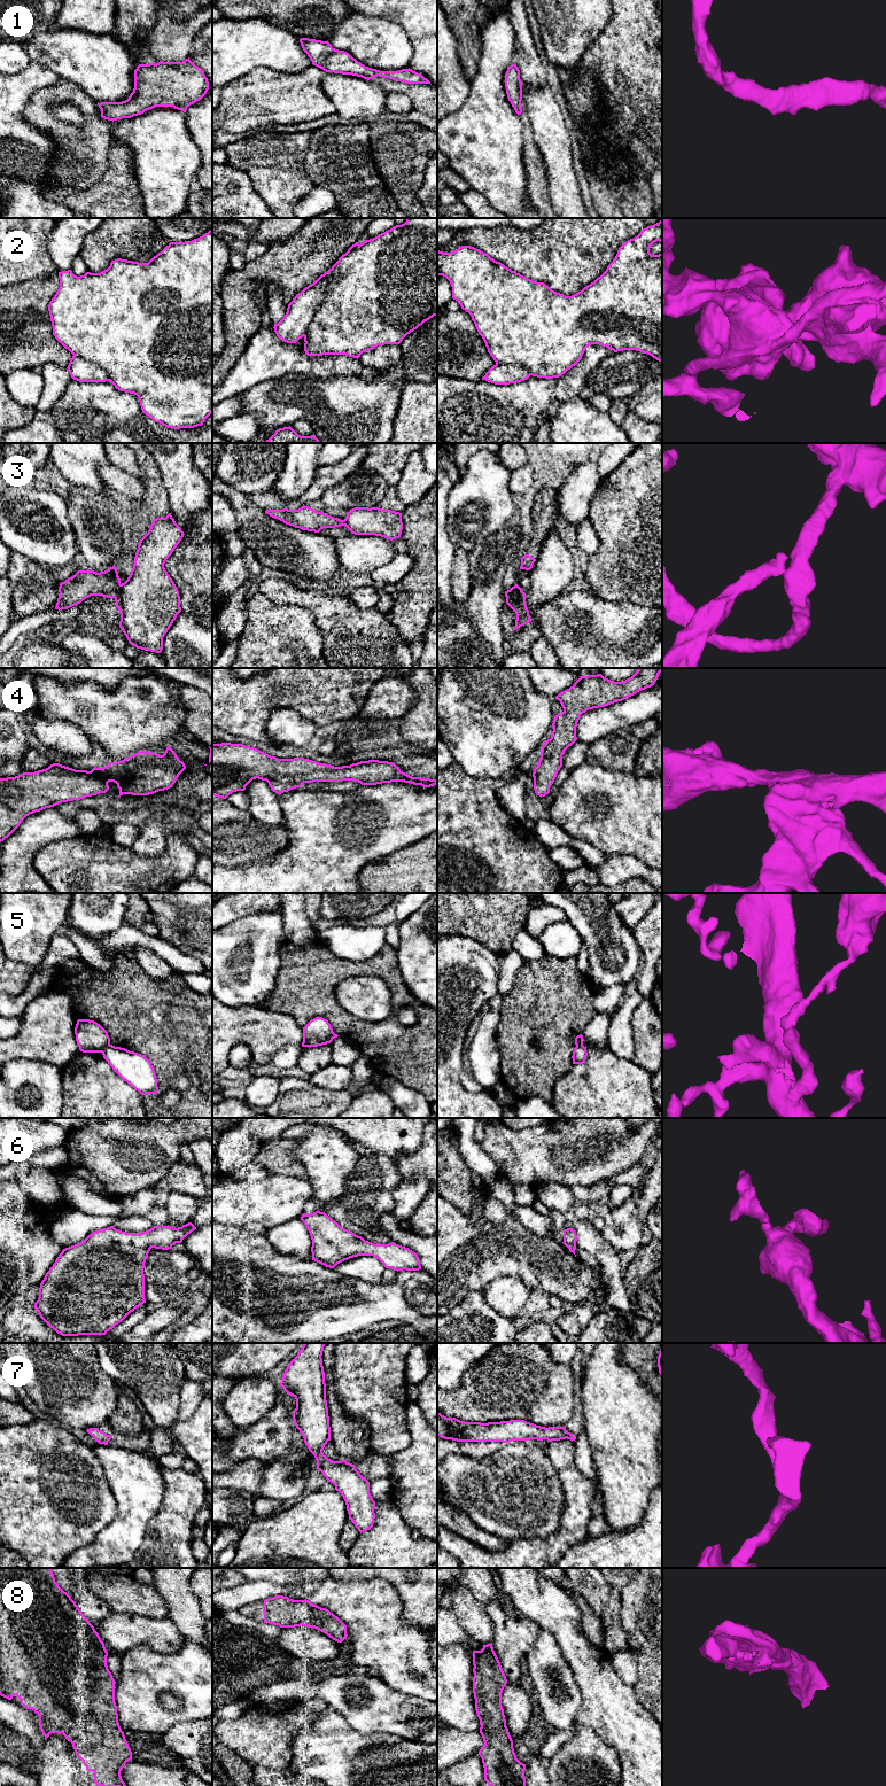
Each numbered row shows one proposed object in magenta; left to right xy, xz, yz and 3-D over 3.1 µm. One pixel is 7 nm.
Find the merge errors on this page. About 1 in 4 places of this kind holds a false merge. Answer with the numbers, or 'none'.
3, 5

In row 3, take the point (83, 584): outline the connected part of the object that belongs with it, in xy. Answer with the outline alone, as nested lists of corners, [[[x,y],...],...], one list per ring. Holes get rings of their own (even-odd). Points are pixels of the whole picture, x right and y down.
[[[115,566],[104,572],[78,570],[59,587],[55,609],[68,609],[91,596],[115,598],[121,587],[121,578]]]

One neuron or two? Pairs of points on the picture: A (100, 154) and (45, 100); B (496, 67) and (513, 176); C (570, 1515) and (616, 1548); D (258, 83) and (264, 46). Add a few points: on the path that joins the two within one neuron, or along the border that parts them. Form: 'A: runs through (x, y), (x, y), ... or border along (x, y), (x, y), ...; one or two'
A: runs through (83, 154), (46, 117); one
B: runs through (494, 94), (494, 148); one
C: border along (587, 1538), (572, 1545), (564, 1553); two
D: border along (287, 71), (253, 68), (236, 79); two

